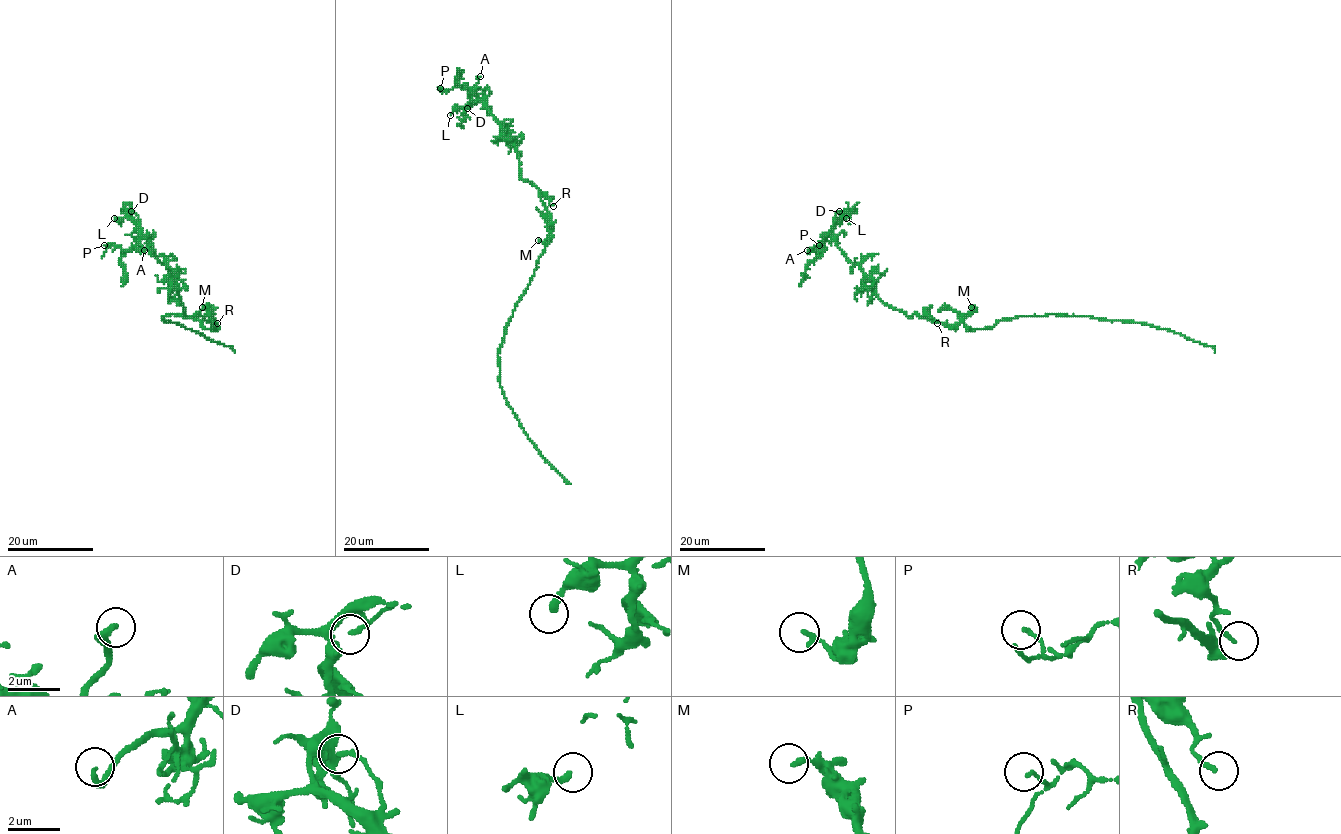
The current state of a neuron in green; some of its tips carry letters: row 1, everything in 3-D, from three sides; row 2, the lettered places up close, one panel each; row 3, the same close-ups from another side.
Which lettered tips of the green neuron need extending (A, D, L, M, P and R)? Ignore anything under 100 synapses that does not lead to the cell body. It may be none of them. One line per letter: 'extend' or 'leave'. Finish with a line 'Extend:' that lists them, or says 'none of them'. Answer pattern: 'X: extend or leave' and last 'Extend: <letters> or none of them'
A: extend
D: leave
L: leave
M: leave
P: leave
R: leave
Extend: A

